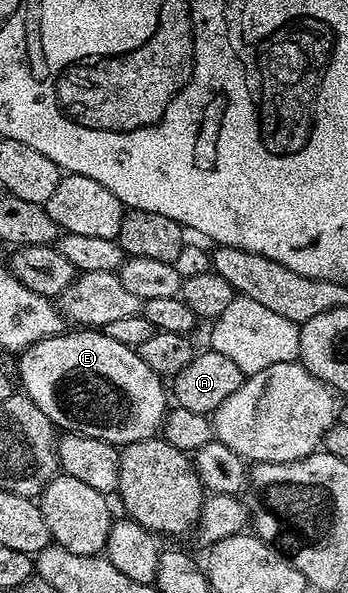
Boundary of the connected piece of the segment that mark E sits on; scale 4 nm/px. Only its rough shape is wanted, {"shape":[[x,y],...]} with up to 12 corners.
{"shape":[[67,329],[18,356],[56,428],[150,439],[164,380],[134,346]]}

